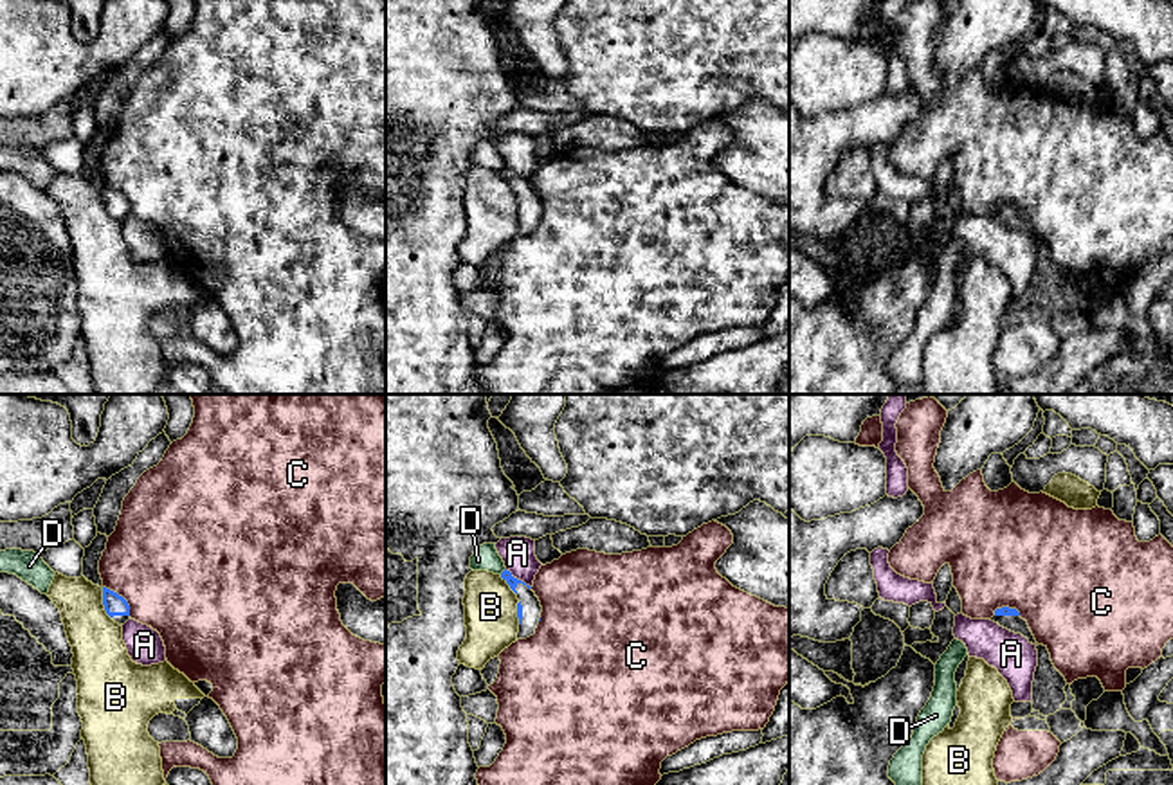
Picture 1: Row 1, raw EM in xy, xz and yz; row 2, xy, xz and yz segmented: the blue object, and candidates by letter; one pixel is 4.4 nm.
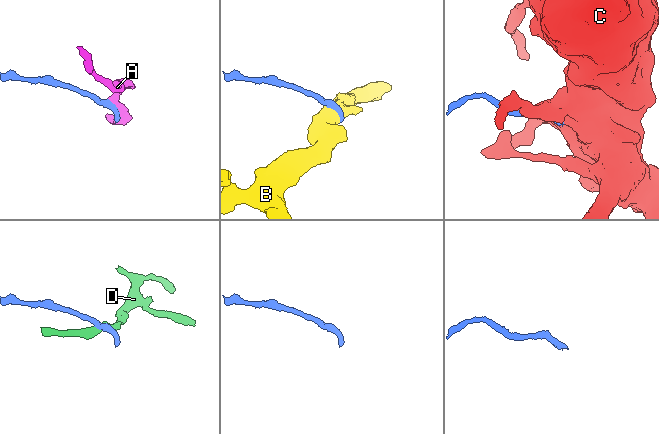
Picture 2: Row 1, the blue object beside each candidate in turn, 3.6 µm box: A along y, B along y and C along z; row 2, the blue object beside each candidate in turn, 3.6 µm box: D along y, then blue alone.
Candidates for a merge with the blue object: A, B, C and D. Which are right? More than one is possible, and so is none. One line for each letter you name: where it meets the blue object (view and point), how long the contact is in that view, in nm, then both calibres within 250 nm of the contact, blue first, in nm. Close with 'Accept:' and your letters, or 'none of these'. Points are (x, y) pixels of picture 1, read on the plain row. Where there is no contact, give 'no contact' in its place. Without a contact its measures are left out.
Accept: none of these

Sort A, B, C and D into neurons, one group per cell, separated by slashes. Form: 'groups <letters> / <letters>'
groups A / B / C / D

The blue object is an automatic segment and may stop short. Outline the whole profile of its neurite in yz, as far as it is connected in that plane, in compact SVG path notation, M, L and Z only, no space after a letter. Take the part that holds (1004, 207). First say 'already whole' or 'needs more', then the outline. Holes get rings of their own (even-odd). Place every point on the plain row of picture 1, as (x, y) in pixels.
needs more; M1009 203L996 205L991 218L998 220L1000 223L1014 230L1022 230L1023 234L1029 236L1029 239L1038 243L1027 218L1020 214L1020 209L1016 205L1009 205Z

